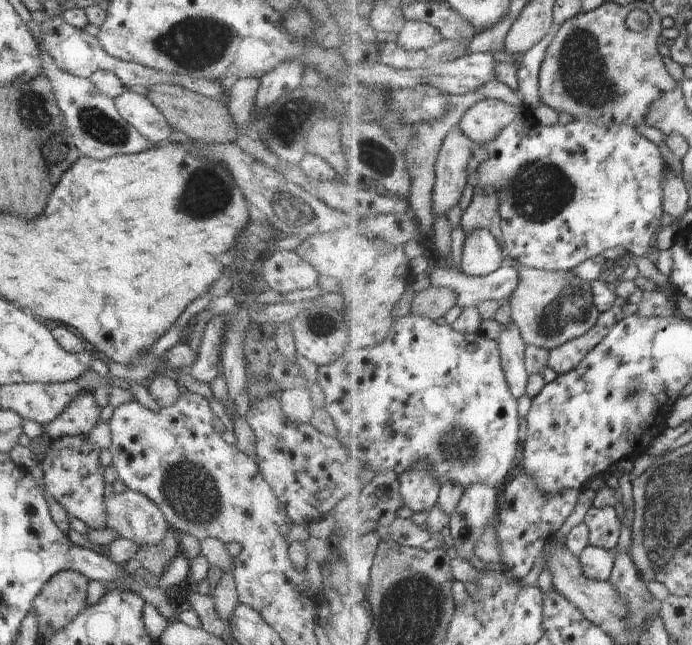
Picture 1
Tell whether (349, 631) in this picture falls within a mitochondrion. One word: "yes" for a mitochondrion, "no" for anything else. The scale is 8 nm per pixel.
no

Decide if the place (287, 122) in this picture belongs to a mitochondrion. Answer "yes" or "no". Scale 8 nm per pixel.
yes

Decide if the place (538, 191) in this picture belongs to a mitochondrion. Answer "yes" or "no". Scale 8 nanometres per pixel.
yes

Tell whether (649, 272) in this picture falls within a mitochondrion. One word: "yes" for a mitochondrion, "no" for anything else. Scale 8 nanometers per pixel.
no

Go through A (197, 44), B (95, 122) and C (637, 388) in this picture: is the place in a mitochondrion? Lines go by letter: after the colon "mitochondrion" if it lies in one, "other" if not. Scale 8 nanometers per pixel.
A: mitochondrion
B: mitochondrion
C: mitochondrion

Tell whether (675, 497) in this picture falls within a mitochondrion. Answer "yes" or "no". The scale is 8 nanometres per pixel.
yes

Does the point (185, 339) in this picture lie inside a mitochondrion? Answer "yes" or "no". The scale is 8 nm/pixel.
no

